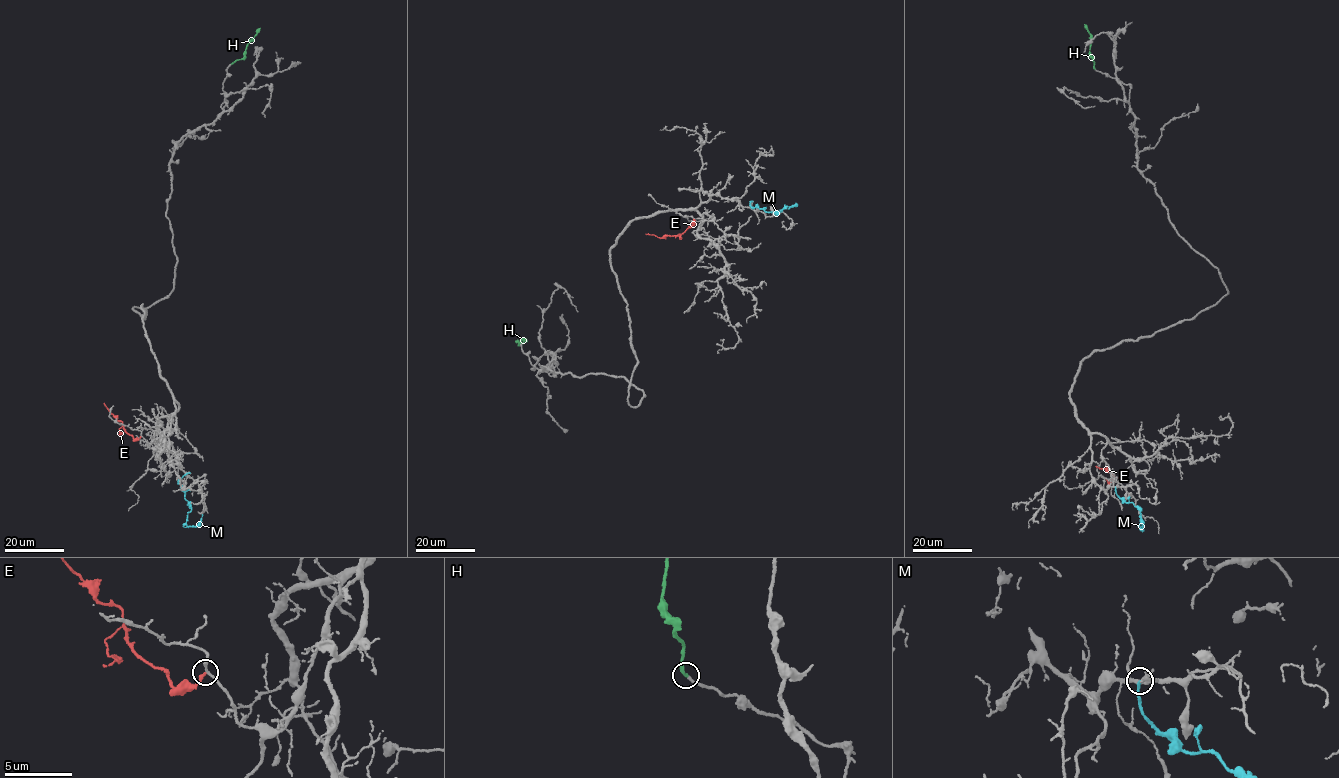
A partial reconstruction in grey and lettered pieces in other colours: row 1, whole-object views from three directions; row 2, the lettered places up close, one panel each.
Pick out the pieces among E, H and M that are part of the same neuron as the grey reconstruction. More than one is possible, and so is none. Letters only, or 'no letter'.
H

